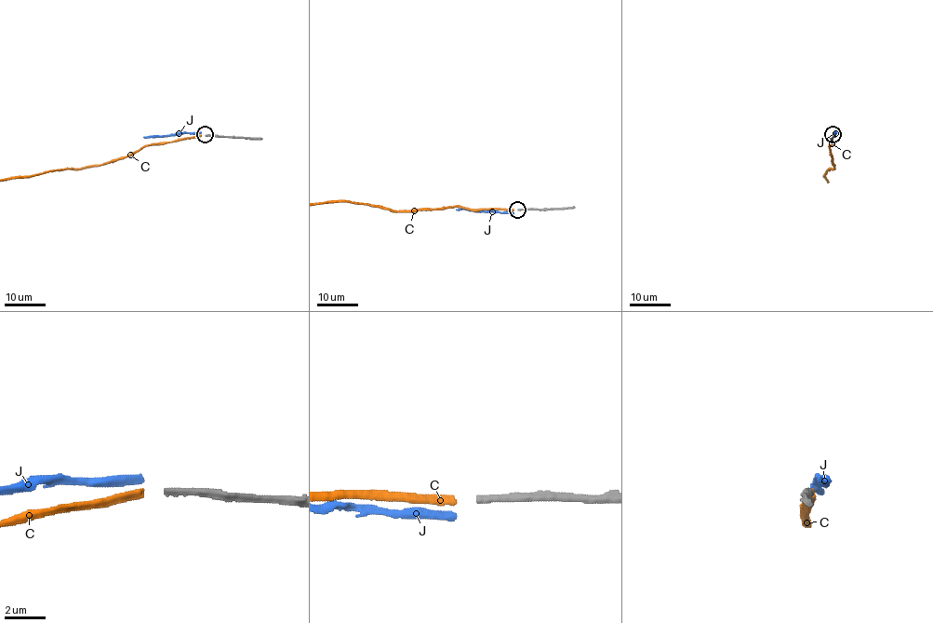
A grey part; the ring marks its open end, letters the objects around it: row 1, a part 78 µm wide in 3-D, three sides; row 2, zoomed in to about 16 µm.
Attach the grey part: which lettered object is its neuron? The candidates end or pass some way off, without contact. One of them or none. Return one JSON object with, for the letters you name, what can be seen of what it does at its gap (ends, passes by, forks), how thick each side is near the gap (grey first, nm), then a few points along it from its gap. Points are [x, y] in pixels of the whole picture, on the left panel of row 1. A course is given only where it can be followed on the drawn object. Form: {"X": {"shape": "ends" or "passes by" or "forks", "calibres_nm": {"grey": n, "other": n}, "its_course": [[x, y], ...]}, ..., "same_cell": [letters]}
{"C": {"shape": "ends", "calibres_nm": {"grey": 320, "other": 360}}, "same_cell": ["C"]}

